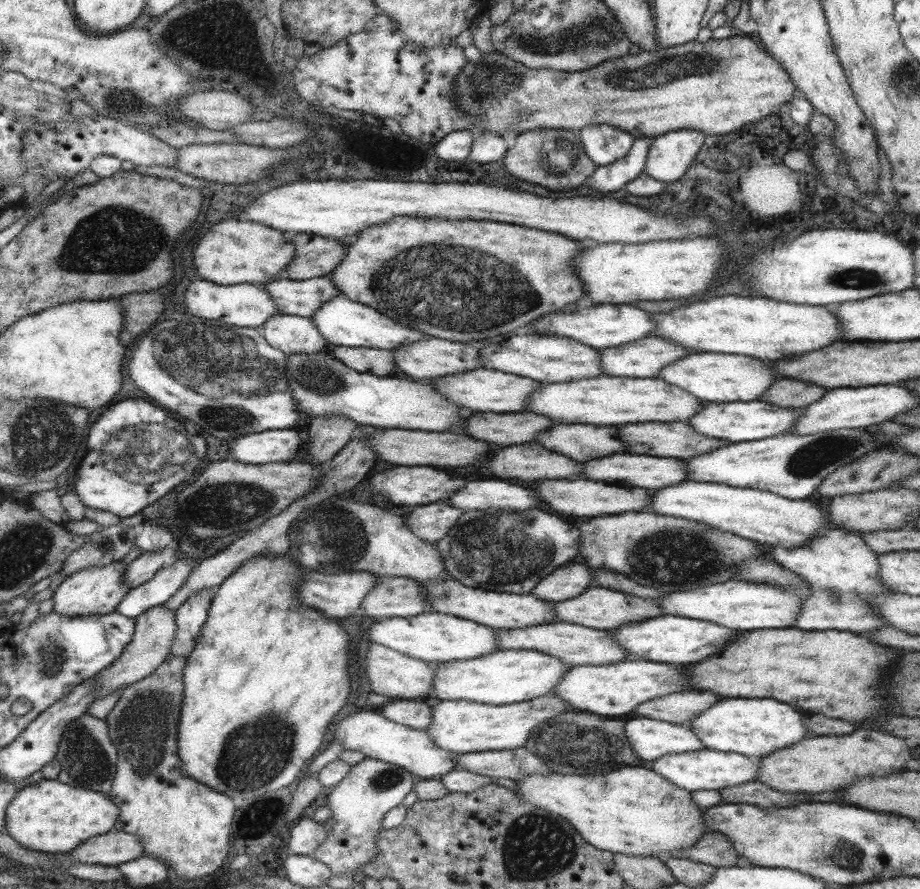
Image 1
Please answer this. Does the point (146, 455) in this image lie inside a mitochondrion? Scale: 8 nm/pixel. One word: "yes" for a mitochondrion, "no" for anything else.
yes

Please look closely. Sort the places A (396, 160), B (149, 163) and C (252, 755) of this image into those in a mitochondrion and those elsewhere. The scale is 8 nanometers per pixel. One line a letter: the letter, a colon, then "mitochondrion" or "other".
A: other
B: other
C: mitochondrion

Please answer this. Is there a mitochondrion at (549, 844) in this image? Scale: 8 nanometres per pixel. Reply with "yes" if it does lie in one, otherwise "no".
yes

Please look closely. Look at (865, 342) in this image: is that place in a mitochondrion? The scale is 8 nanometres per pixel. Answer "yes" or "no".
no

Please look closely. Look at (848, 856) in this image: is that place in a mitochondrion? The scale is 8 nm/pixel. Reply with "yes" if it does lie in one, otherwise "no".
yes

